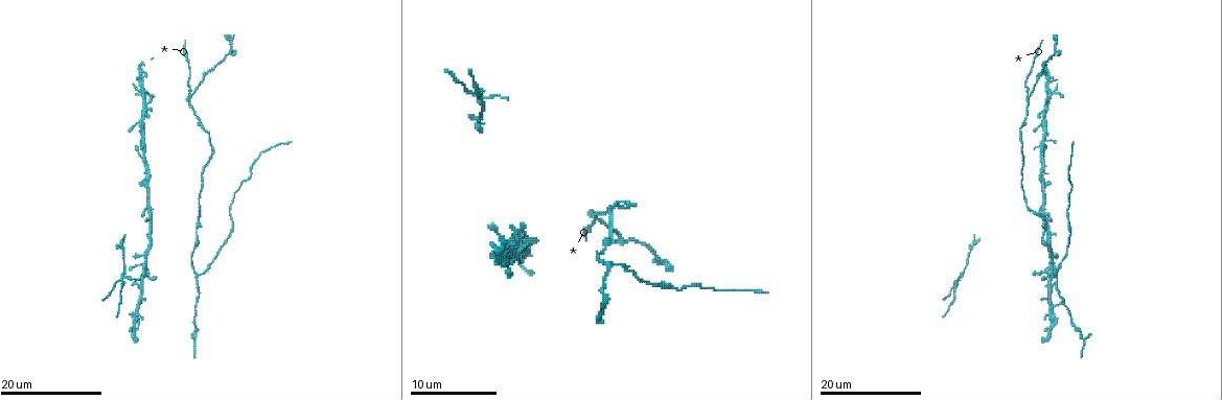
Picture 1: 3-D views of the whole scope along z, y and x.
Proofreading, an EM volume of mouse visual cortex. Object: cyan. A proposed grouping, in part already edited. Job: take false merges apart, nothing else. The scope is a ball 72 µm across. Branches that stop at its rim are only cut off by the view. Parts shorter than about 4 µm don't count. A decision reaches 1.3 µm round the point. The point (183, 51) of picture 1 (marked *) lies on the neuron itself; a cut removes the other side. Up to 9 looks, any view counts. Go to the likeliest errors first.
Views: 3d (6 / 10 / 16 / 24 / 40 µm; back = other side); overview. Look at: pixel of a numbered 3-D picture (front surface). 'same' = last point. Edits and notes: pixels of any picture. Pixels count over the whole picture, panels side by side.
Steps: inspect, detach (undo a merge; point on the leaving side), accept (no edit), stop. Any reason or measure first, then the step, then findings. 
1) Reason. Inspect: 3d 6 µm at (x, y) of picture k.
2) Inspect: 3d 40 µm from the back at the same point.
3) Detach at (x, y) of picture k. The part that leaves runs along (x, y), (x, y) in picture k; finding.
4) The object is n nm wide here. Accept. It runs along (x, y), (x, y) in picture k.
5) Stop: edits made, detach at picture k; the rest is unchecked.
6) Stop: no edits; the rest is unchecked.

Three arms meet. Inspect: 3d 24 µm at (120, 281) of picture 1.

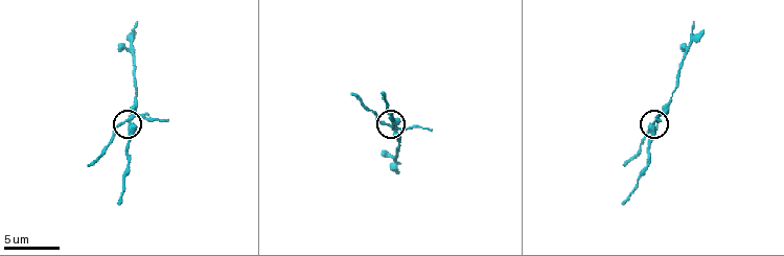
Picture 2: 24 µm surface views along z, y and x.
Zoom in. Inspect: 3d 10 µm at (129, 122) of picture 2.

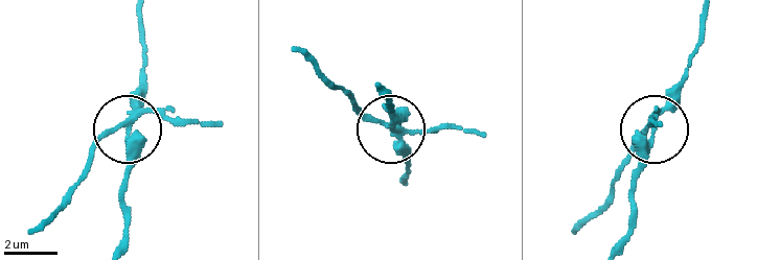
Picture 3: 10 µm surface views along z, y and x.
Detach at (174, 122) of picture 3. The part that leaves runs along (133, 114), (101, 141), (74, 188), (29, 229) in picture 3; two neurons meet here.

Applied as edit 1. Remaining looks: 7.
Inspect: overview.

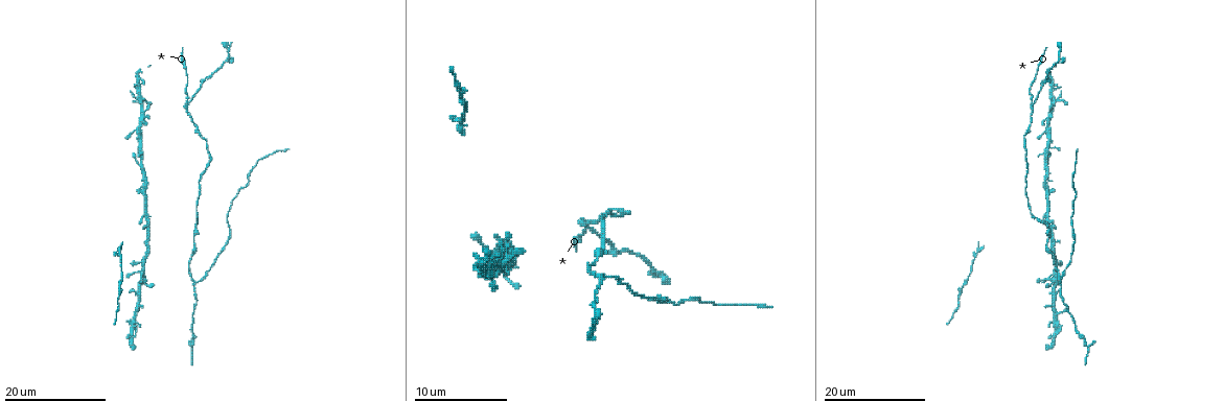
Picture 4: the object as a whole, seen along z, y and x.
Branch point. Inspect: 3d 24 µm at (187, 105) of picture 4.

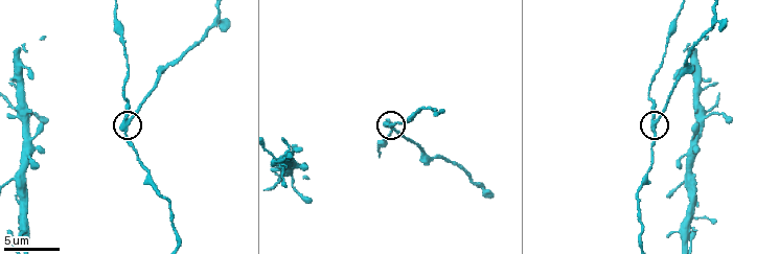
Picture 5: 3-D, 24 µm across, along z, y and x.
Closer look. Inspect: 3d 10 µm at (131, 120) of picture 5.

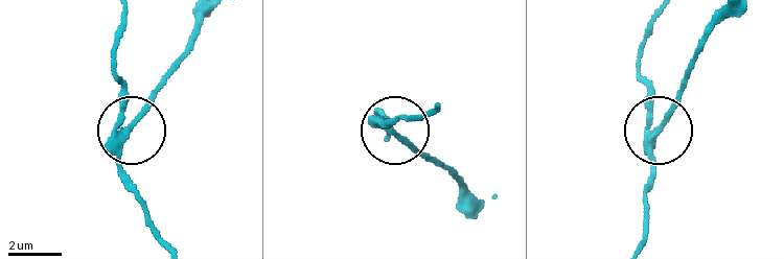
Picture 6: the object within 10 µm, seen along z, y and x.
The object is 230 nm wide here. Accept. It runs along (656, 21), (637, 68), (652, 122), (661, 122), (688, 77) in picture 6; one neuron here.

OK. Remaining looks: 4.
Three-way junction. Inspect: 3d 16 µm at (197, 282) of picture 4.

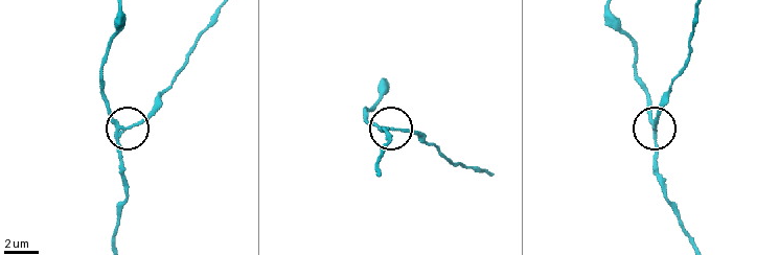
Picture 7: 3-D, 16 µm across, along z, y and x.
Inspect: 3d 6 µm at (126, 128) of picture 7.

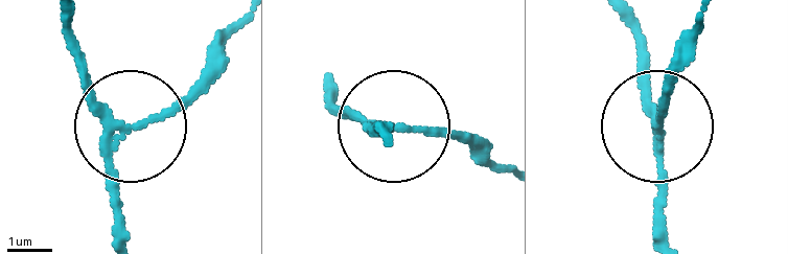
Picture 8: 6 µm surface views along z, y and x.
The object is 170 nm wide here. Detach at (179, 104) of picture 8. The part that leaves runs along (123, 137), (244, 17) in picture 8; a second neuron is stuck on.

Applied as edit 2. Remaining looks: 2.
Stop: edits made, detach at picture 3, detach at picture 8; the rest is unchecked.

